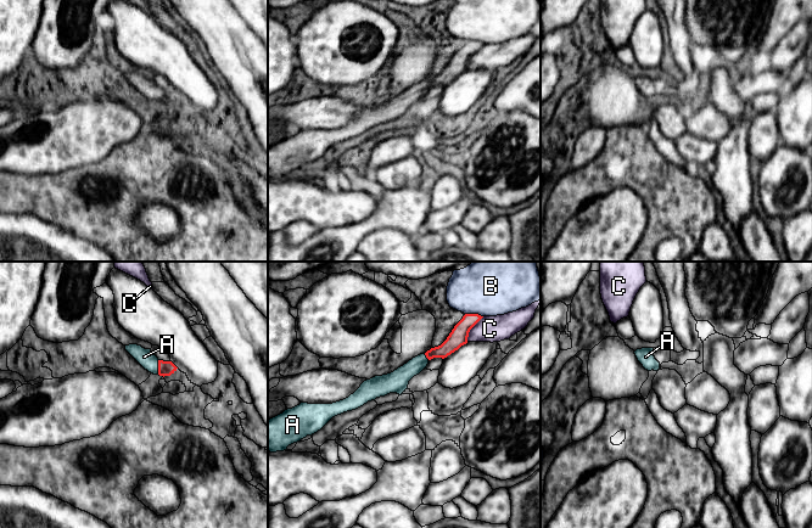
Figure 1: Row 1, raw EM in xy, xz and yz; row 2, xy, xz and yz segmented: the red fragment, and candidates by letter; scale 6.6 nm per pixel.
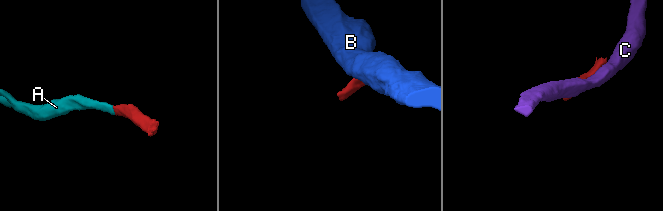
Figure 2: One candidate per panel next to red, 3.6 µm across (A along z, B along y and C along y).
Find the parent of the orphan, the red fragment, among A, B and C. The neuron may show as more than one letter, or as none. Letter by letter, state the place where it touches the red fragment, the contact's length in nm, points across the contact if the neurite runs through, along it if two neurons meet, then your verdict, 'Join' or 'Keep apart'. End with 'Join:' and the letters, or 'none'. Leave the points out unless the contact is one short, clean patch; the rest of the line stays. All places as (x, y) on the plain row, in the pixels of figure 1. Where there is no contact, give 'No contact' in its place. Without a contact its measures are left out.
A: Touches red at xy (158, 95). Shared border 100 nm. Path across: xy (164, 95), (158, 95), (144, 84). Join
B: Touches red at xz (474, 41). Shared border 120 nm. Keep apart
C: Touches red at xz (471, 55). Shared border 200 nm. Keep apart
Join: A

